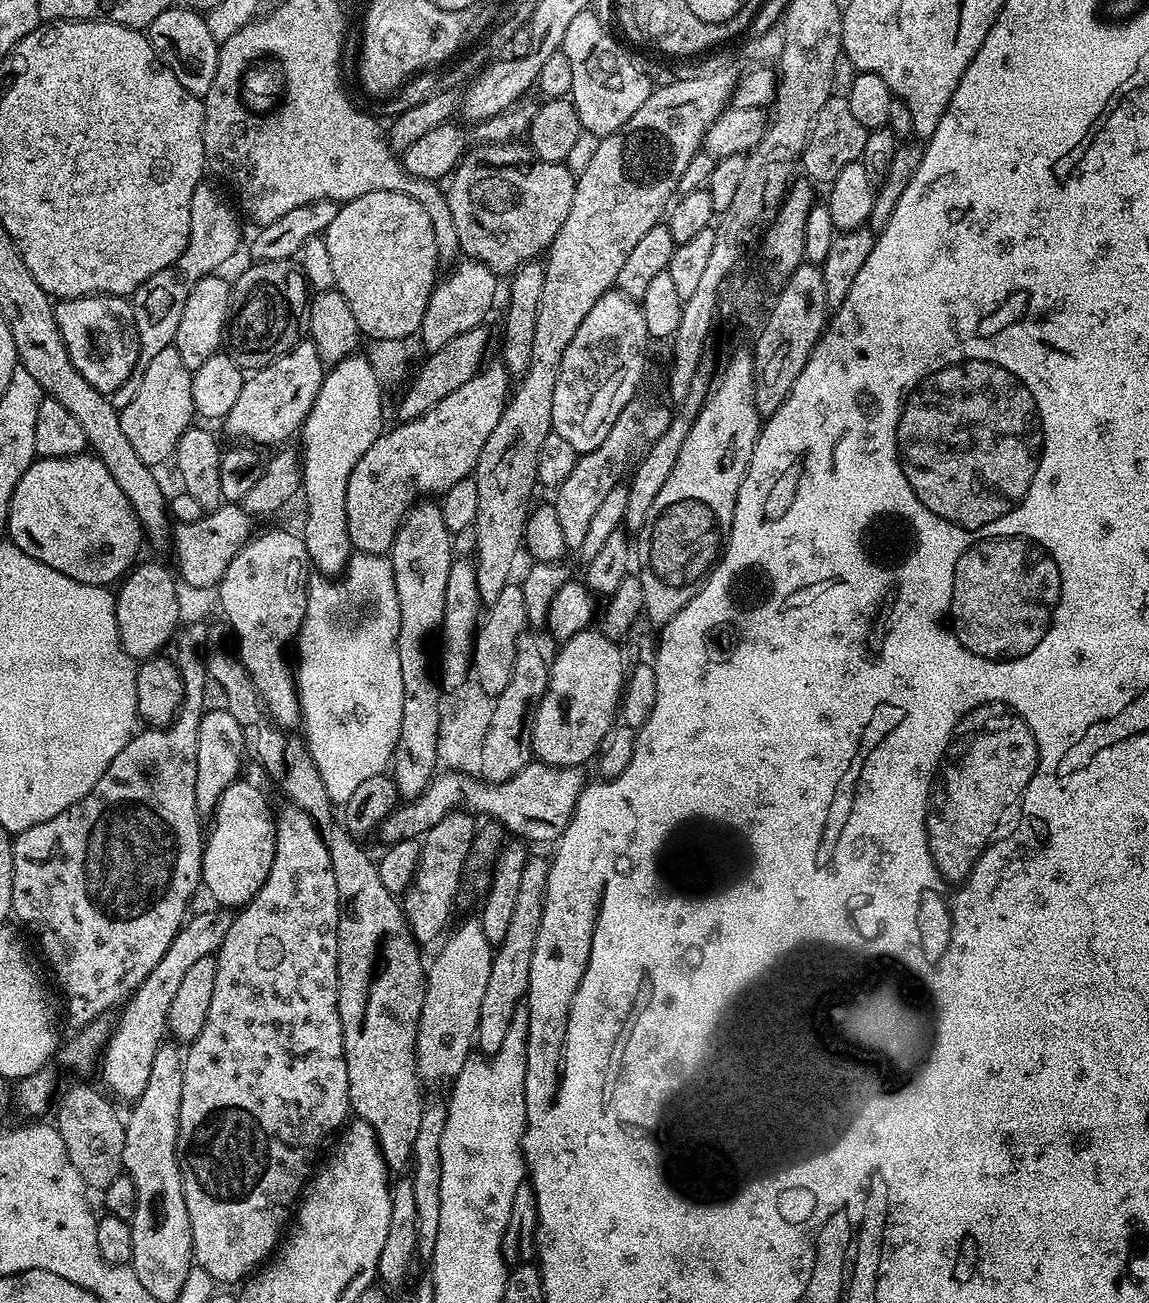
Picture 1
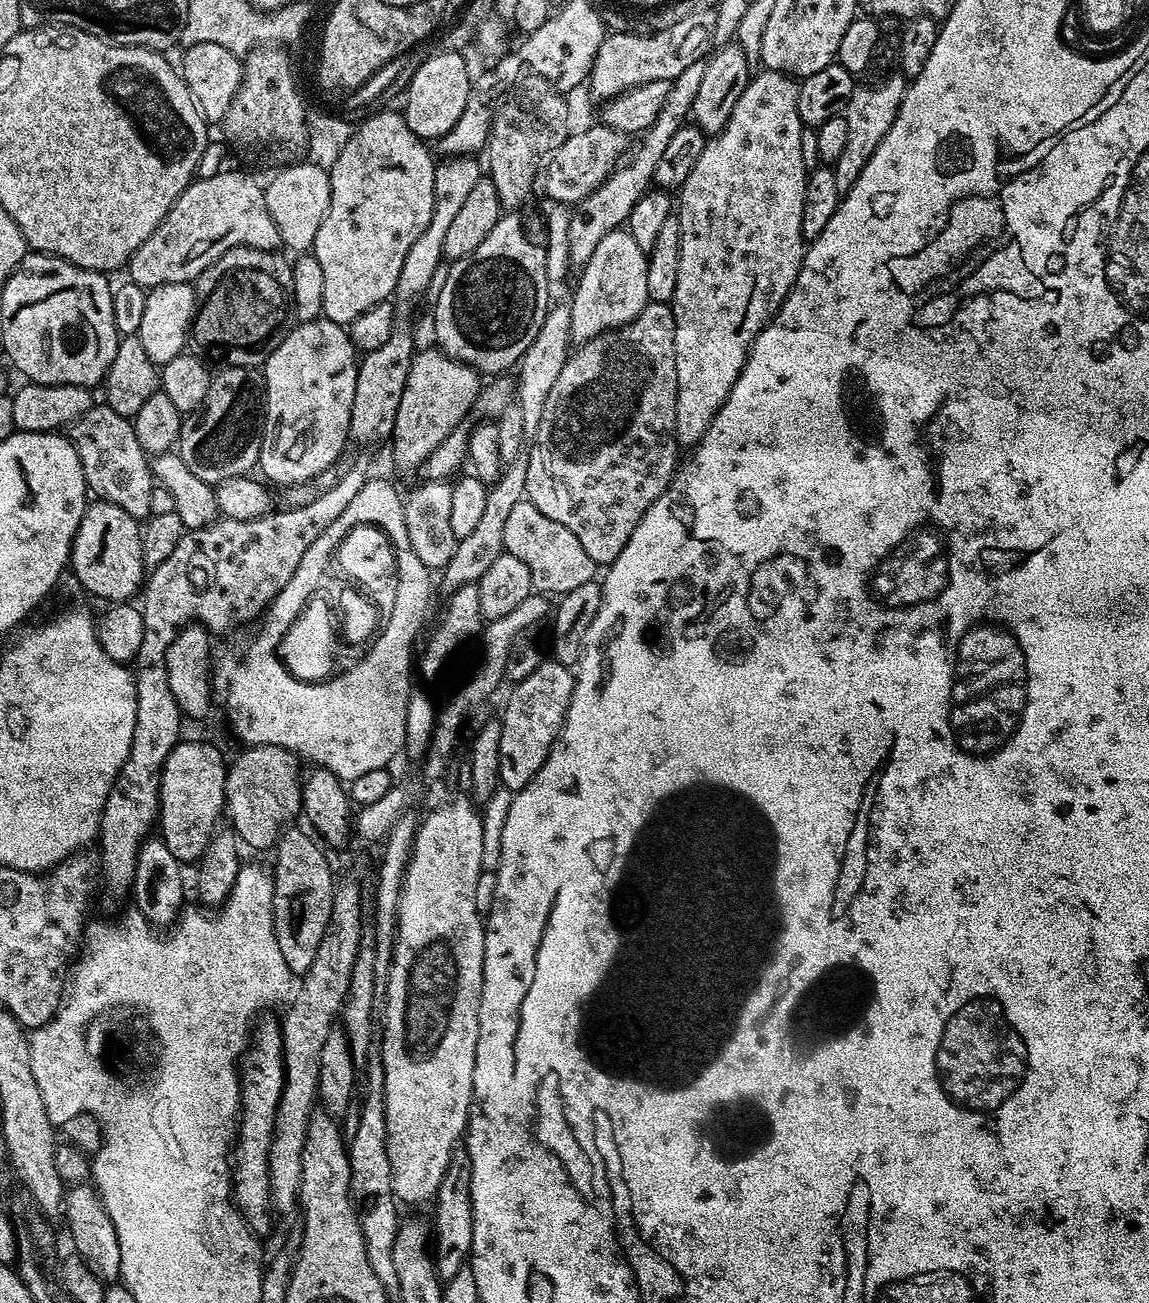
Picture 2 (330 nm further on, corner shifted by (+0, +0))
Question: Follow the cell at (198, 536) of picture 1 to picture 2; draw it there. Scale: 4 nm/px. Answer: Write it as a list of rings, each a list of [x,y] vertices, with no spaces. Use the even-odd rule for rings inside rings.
[[[100,402],[68,425],[66,435],[74,450],[78,450],[88,490],[93,497],[108,500],[114,506],[122,506],[122,510],[126,510],[126,514],[133,516],[137,522],[143,522],[152,515],[152,465],[148,453],[142,450],[138,442],[138,434],[129,417],[118,414],[107,403]]]

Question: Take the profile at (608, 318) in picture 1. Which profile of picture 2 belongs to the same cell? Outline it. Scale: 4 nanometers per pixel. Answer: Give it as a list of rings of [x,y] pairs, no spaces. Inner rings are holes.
[[[623,227],[615,228],[598,247],[594,254],[590,254],[590,262],[586,262],[579,273],[580,281],[576,284],[576,293],[570,299],[570,330],[571,339],[576,342],[583,342],[600,336],[603,332],[612,332],[623,324],[629,324],[642,310],[650,303],[648,291],[646,290],[646,266],[648,265],[648,254],[634,242],[634,238]]]

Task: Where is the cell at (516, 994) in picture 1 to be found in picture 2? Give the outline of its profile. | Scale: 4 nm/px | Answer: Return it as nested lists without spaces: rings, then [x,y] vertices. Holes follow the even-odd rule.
[[[457,1150],[449,1158],[448,1169],[442,1178],[442,1186],[436,1191],[436,1224],[434,1220],[434,1259],[436,1275],[447,1282],[454,1274],[465,1271],[472,1255],[474,1238],[474,1214],[472,1213],[472,1195],[470,1194],[470,1158],[467,1151]]]

